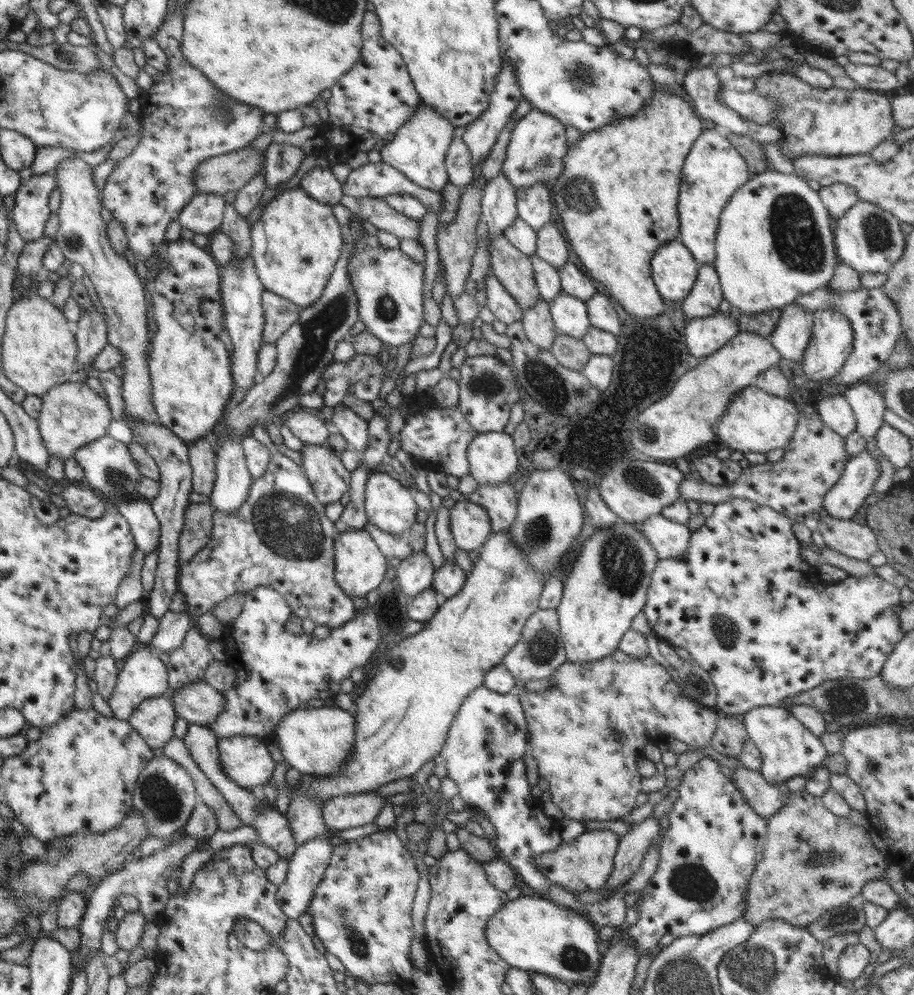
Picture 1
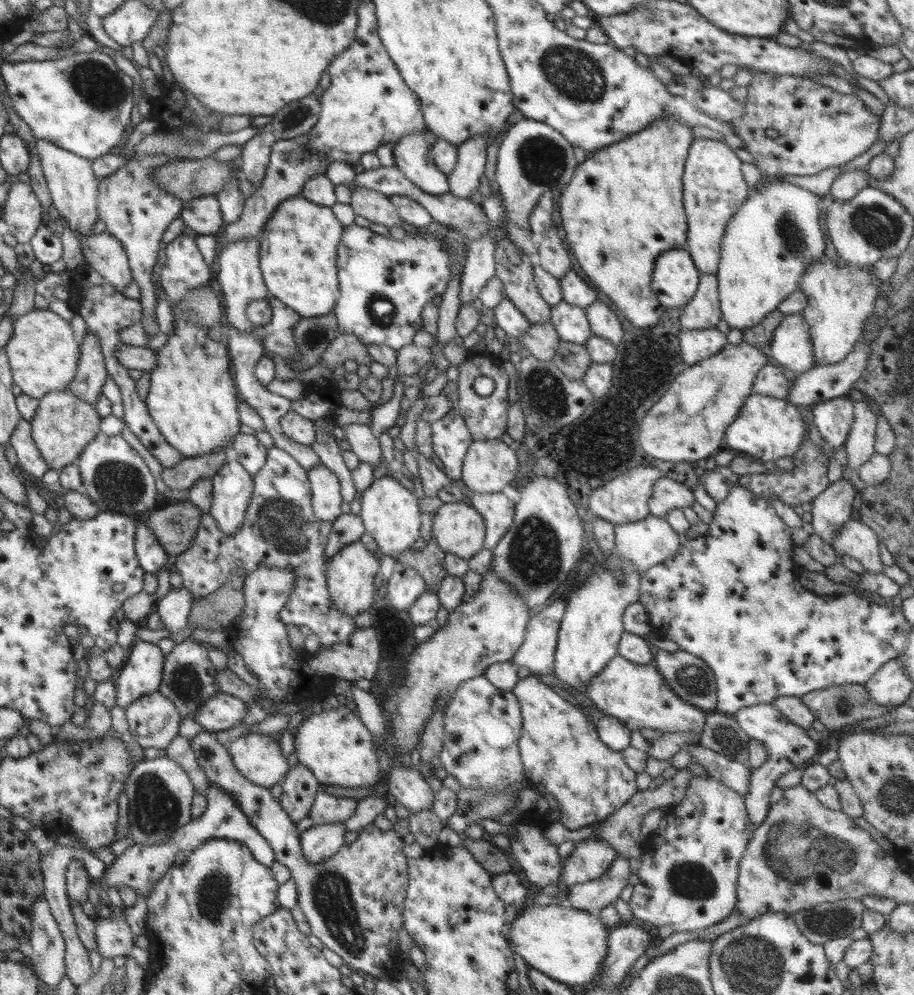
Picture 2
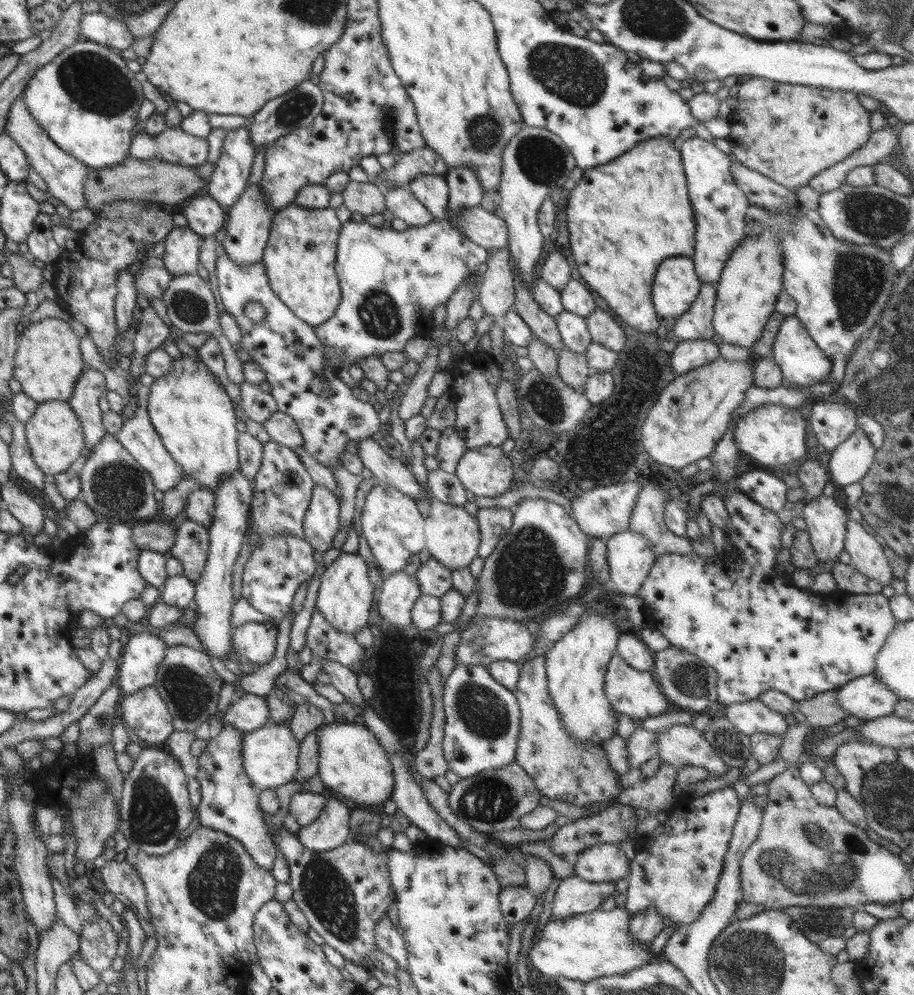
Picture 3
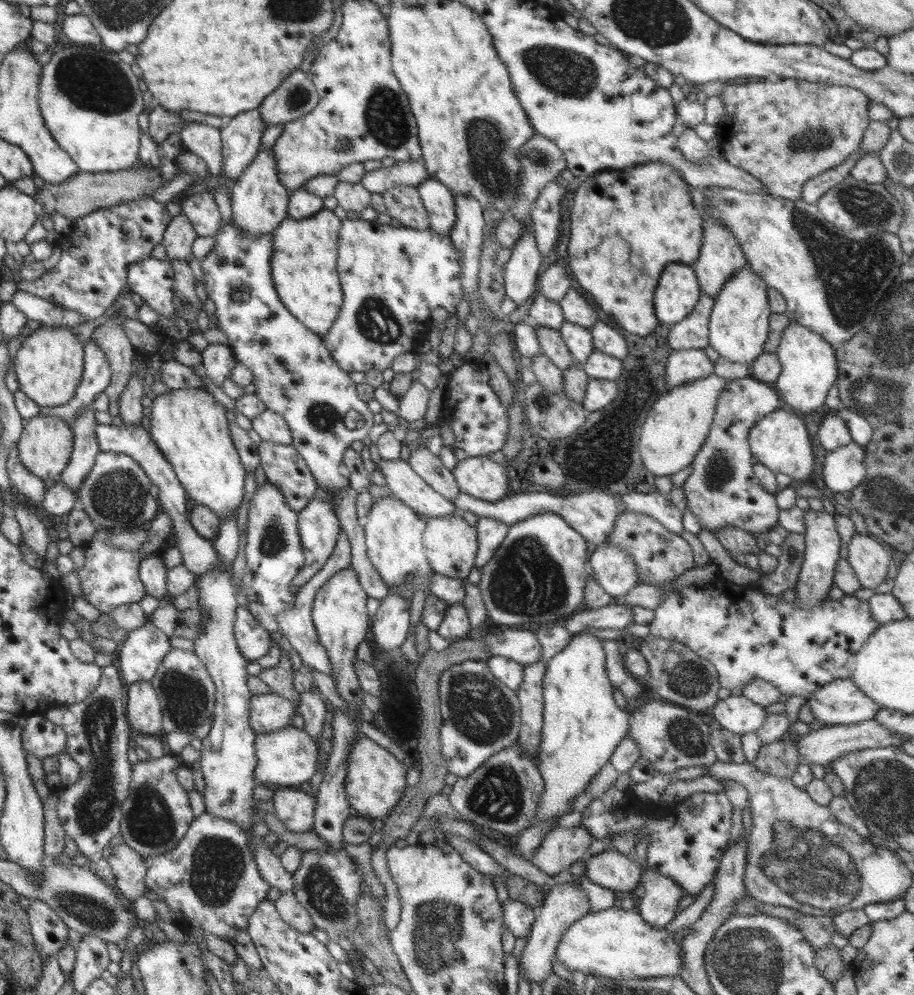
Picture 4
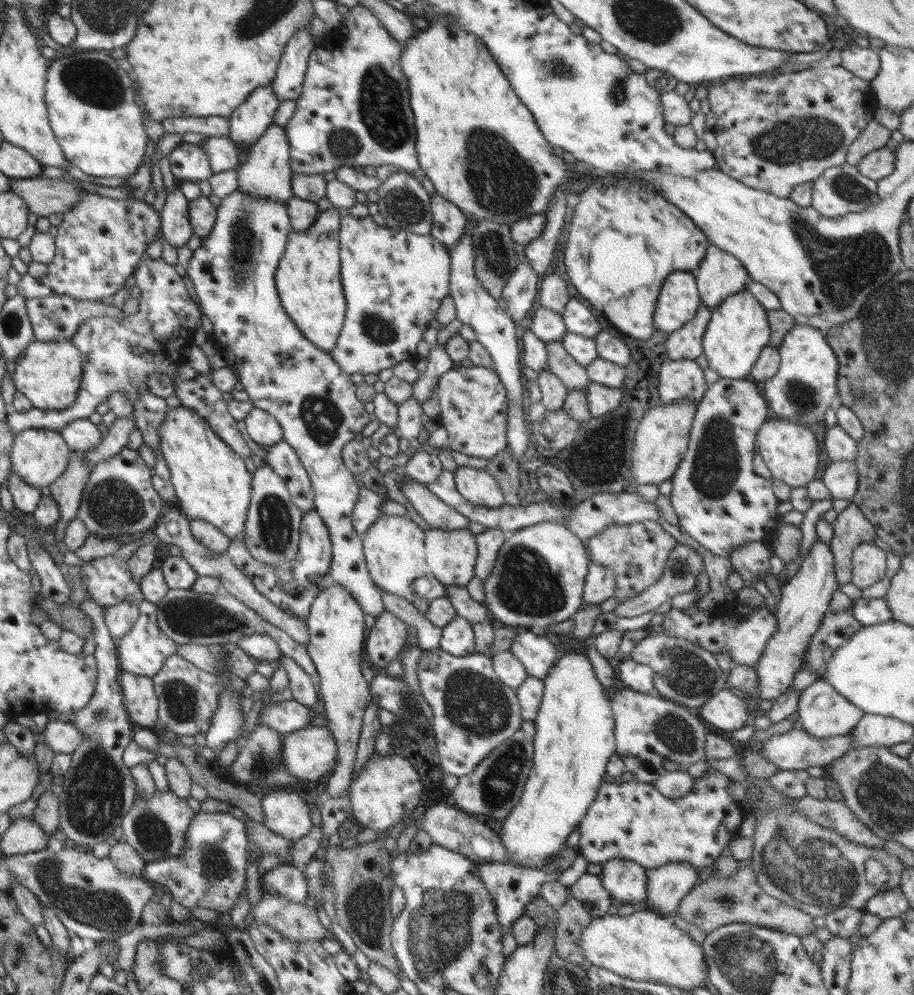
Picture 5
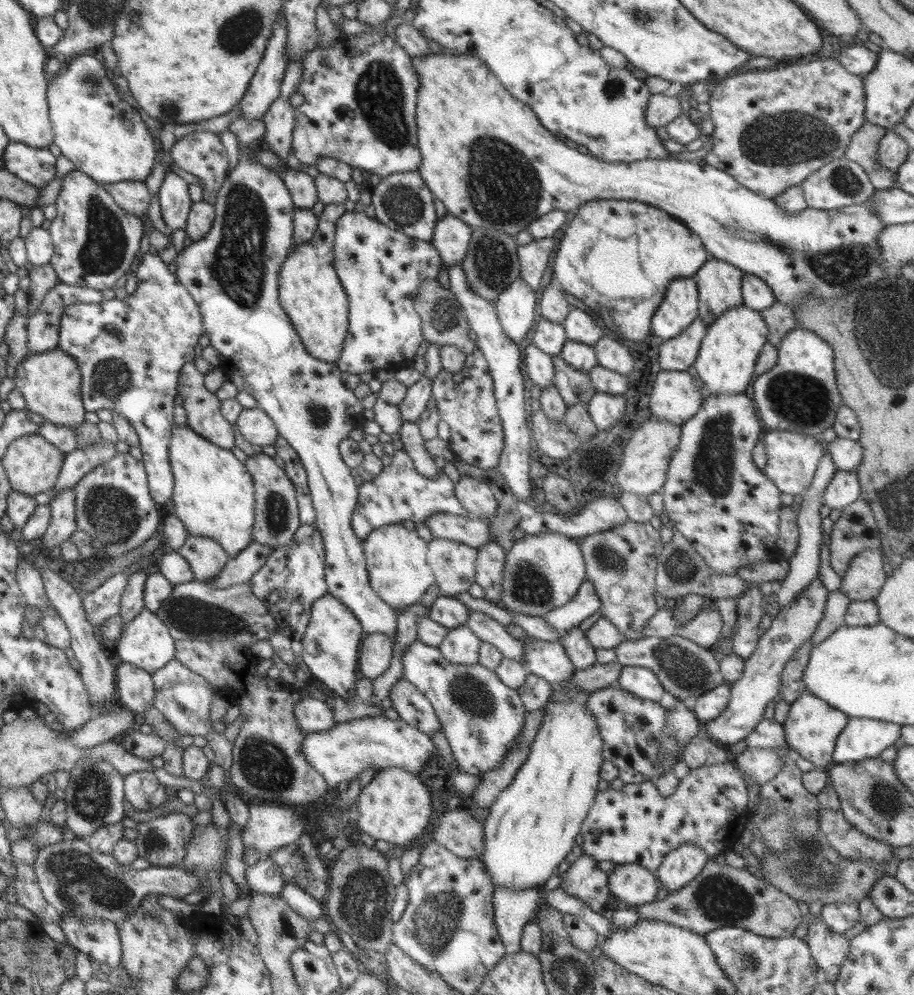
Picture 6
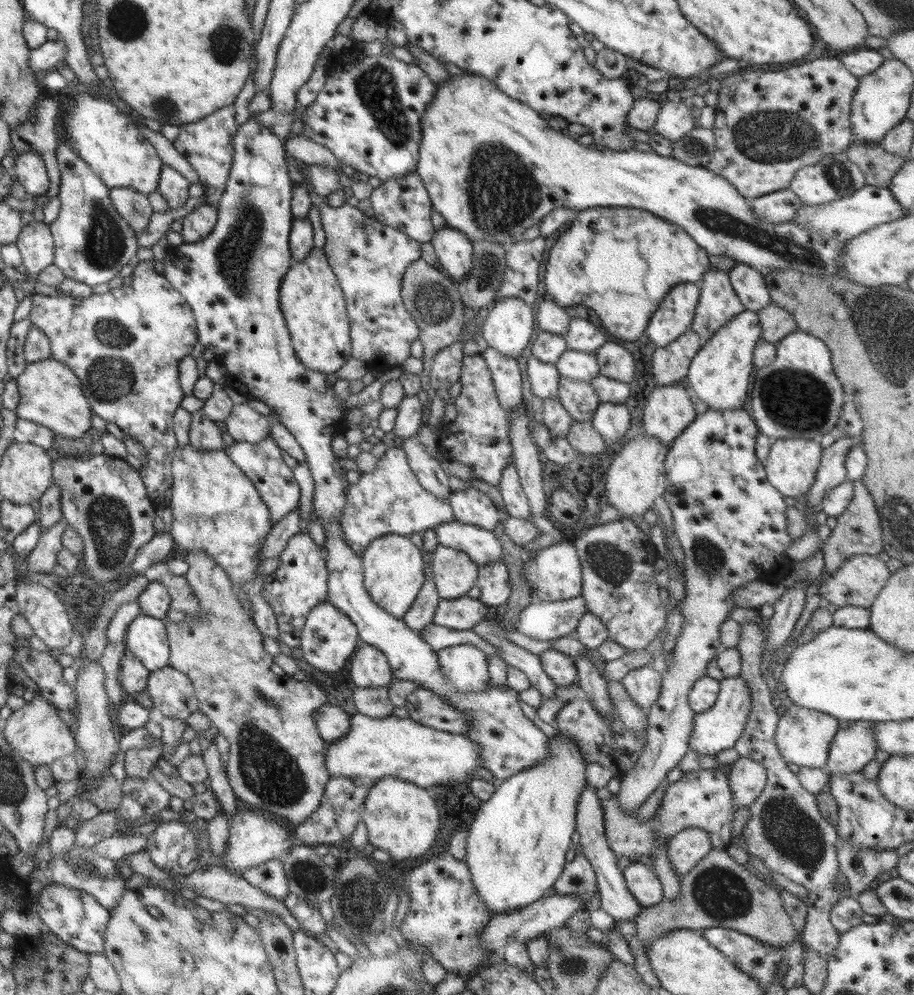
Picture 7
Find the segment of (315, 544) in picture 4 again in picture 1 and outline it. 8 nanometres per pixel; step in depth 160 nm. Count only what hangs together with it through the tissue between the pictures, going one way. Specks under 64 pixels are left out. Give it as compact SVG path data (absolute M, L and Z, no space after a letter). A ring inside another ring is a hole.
M304 445L301 458L306 478L324 506L339 501L342 494L349 491L351 472L328 447Z

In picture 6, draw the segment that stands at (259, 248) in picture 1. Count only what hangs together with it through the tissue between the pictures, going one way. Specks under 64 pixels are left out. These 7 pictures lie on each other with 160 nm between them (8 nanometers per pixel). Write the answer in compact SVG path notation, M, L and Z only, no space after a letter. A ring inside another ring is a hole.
M344 203L325 205L317 217L317 229L307 243L294 245L282 263L279 276L279 300L298 333L304 349L312 358L337 364L349 332L349 302L336 274L333 242L337 220L346 212Z

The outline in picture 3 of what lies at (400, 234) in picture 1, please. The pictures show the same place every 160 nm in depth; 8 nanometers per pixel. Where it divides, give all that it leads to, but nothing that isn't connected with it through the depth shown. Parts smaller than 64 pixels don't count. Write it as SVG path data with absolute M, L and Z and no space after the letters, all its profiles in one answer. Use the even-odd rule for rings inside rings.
M349 181L342 192L343 205L362 216L381 214L387 209L384 190L375 183Z

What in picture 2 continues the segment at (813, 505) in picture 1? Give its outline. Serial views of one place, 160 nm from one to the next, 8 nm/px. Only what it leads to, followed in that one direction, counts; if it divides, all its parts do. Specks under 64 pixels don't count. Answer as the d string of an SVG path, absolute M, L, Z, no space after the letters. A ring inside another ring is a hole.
M806 437L800 444L800 448L792 455L792 462L794 467L789 471L771 470L768 473L742 475L739 477L739 485L767 501L771 496L777 496L791 507L812 502L818 494L826 490L830 483L827 477L829 458ZM662 476L654 483L649 514L664 519L669 510L691 507L694 502L694 493L690 488Z

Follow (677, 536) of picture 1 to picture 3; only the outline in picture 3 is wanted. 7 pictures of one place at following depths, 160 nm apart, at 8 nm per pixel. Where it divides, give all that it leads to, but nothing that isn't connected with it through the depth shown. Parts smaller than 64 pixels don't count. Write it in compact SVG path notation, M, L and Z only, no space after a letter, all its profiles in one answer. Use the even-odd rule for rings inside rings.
M628 528L608 538L606 544L613 588L625 594L624 599L637 596L656 559L647 538Z

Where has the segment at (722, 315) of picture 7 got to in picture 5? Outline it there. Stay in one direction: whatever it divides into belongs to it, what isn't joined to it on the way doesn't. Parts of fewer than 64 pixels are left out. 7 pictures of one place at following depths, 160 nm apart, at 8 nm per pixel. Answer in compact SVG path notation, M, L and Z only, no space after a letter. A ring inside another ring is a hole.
M712 242L708 245L704 260L692 273L701 304L708 310L714 310L728 296L744 290L750 280L742 263Z

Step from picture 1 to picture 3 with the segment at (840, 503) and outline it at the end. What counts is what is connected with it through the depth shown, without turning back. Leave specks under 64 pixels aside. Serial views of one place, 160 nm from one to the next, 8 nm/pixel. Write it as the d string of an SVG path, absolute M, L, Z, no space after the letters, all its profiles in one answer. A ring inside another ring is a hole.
M821 494L804 505L801 515L807 524L805 531L809 534L814 554L816 554L816 564L837 563L845 545L848 514L844 511L844 508L838 505L834 496L823 496Z

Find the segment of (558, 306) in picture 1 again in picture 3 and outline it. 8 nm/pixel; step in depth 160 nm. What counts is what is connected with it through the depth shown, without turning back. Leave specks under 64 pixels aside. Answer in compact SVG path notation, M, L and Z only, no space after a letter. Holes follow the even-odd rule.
M564 311L556 316L555 322L565 347L576 354L585 355L592 343L585 320L572 312Z

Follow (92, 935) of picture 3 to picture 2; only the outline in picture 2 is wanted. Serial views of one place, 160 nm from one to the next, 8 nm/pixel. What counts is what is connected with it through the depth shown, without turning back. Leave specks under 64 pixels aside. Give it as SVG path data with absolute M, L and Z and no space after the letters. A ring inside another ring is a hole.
M124 916L95 920L97 950L103 958L127 956L133 946L133 934Z

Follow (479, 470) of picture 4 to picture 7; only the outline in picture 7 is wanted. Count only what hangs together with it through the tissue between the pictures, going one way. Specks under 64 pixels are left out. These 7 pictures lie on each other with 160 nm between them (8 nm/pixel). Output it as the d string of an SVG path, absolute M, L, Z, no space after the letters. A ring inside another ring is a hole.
M470 487L458 492L451 491L449 503L455 520L464 524L476 525L493 531L499 523L498 510L488 495Z

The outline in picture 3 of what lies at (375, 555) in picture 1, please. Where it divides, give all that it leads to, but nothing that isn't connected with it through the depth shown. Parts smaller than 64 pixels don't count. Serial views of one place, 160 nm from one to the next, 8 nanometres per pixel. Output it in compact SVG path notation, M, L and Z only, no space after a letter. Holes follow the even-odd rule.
M341 552L336 560L327 565L324 574L320 576L315 608L340 632L353 635L368 624L372 608L372 592L374 592L375 586L368 578L366 565L358 552Z

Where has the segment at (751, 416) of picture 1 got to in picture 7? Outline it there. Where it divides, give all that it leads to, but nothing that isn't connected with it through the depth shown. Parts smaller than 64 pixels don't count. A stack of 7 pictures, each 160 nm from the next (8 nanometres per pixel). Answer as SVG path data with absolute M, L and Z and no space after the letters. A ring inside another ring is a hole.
M775 439L769 450L766 462L763 462L767 479L784 496L802 496L811 487L816 478L823 448L820 442L806 439Z

